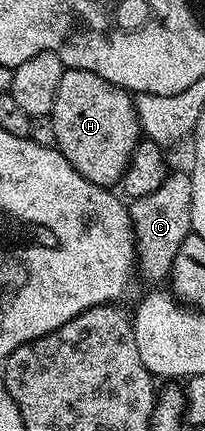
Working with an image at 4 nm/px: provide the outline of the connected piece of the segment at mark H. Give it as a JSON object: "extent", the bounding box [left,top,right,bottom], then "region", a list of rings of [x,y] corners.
{"extent":[51,69,143,188],"region":[[[66,69],[65,75],[59,80],[59,89],[55,91],[51,117],[55,124],[56,149],[60,150],[71,164],[71,168],[75,168],[79,176],[91,180],[91,184],[106,188],[116,187],[121,177],[125,175],[125,169],[138,142],[143,138],[134,95],[103,80],[103,76],[95,76],[95,72]]]}

